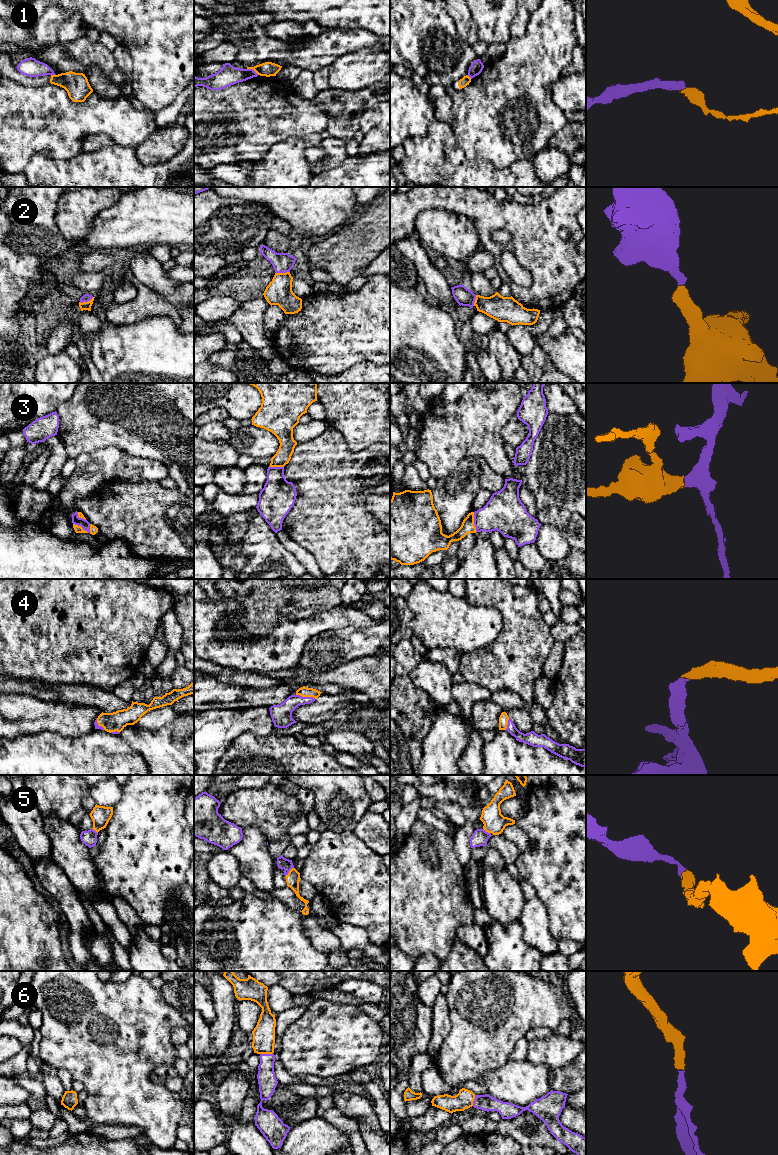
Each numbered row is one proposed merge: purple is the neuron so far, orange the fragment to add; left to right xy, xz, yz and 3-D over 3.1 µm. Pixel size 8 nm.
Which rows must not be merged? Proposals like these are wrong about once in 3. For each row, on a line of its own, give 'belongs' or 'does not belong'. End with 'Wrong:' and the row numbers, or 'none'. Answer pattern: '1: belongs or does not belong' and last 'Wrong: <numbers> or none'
1: does not belong
2: belongs
3: belongs
4: belongs
5: belongs
6: belongs
Wrong: 1

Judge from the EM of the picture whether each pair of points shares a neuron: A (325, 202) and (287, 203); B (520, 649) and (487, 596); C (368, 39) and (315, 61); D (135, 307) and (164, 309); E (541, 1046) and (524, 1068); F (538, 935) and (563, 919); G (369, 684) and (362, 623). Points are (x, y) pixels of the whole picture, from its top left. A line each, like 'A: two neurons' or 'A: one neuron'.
A: one neuron
B: one neuron
C: one neuron
D: one neuron
E: two neurons
F: two neurons
G: two neurons

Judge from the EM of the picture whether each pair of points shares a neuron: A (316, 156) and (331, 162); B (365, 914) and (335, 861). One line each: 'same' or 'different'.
A: different
B: same

